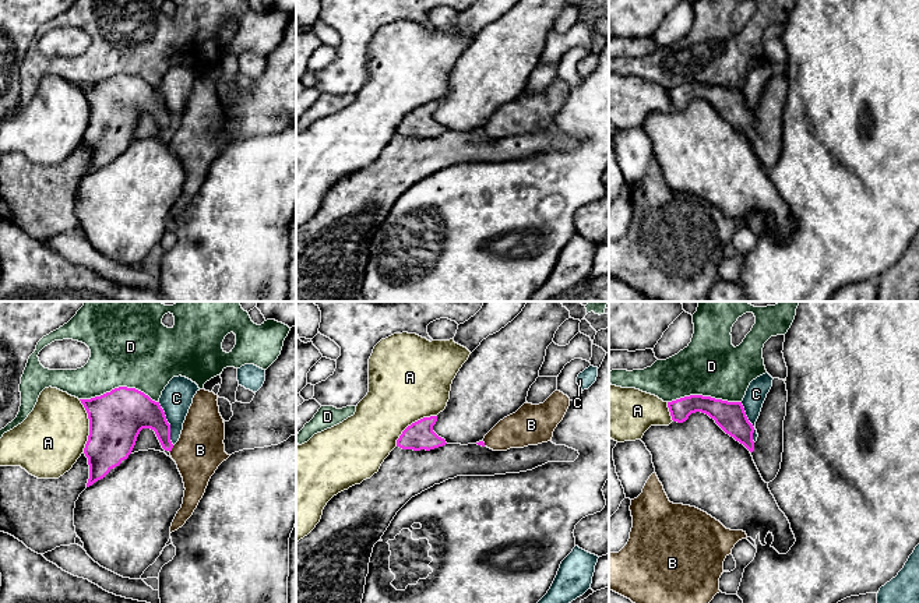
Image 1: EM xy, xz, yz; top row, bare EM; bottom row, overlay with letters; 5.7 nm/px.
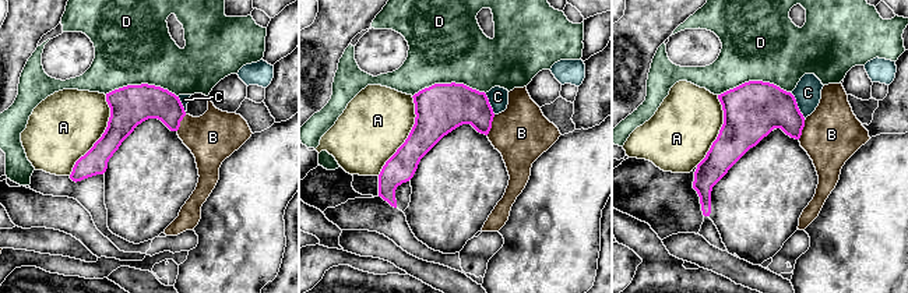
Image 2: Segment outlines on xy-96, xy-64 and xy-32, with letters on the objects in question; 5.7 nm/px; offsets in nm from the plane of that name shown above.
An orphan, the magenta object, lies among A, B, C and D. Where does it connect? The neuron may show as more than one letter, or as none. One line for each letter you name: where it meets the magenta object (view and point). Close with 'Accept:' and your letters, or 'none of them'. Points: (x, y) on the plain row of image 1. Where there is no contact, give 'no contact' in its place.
B: contact xy (172, 134)
Accept: B

